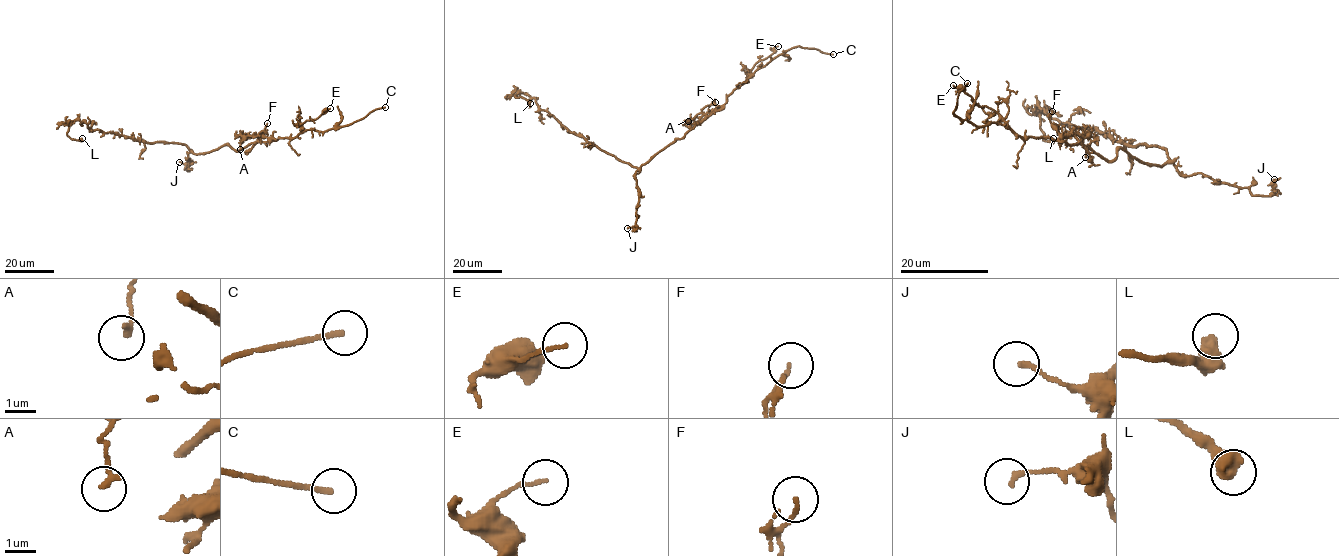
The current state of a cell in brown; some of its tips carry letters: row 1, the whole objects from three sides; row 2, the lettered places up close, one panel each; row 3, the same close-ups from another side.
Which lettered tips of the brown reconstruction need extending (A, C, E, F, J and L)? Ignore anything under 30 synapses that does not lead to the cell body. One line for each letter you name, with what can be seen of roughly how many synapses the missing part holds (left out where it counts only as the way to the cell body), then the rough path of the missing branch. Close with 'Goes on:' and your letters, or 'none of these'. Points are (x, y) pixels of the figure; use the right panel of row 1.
C: course (967, 83), (997, 85), (1005, 81), (1011, 85), (1005, 93), (1007, 98)
Goes on: C

